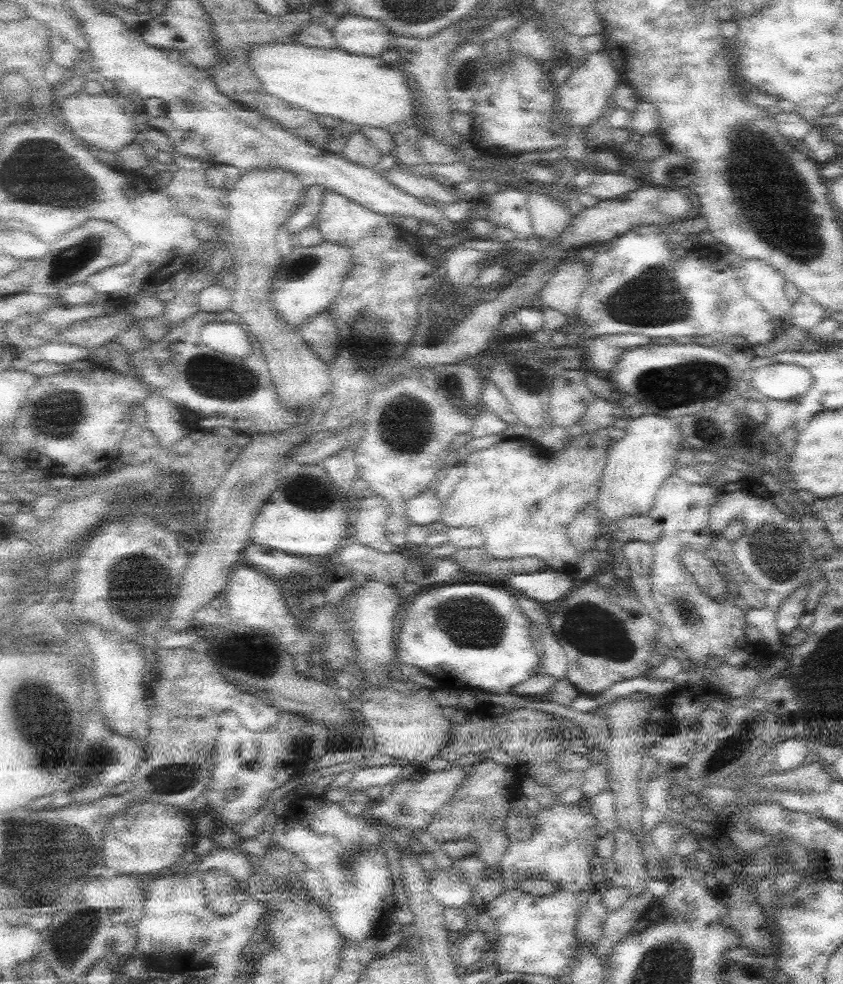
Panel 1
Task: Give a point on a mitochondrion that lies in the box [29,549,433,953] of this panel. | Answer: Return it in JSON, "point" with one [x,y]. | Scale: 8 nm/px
{"point":[84,862]}

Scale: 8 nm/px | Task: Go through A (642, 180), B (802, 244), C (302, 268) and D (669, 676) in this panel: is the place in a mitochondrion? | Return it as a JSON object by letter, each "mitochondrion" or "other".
{"A":"other","B":"mitochondrion","C":"mitochondrion","D":"other"}

